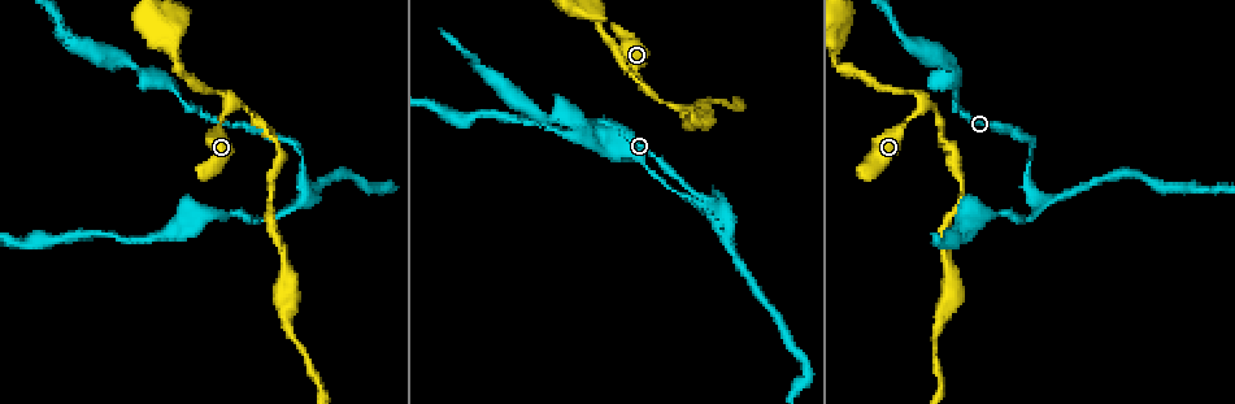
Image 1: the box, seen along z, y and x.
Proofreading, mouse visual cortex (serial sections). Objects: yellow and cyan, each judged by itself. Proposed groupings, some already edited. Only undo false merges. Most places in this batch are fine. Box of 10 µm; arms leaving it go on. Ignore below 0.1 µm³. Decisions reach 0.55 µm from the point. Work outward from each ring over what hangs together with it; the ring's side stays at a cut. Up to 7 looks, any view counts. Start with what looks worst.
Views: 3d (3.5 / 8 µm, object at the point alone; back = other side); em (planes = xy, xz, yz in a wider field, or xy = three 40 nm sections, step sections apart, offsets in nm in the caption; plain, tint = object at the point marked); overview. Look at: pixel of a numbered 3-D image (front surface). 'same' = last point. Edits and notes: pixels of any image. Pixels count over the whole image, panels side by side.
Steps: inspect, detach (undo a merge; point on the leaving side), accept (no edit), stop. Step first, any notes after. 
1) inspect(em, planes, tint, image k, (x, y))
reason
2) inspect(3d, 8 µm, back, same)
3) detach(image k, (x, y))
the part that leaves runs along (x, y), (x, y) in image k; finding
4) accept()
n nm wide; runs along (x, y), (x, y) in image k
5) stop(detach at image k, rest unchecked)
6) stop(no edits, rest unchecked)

inspect(3d, 3.5 µm, back, image 1, (304, 198))
abrupt turn

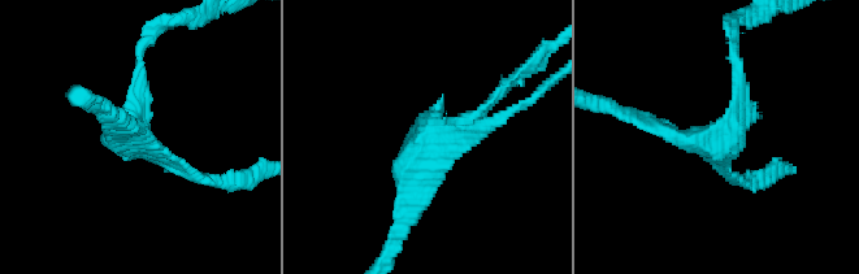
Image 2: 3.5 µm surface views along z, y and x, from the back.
inspect(em, xy, step 3, tint, image 2, (720, 140))
shape alone is not enough

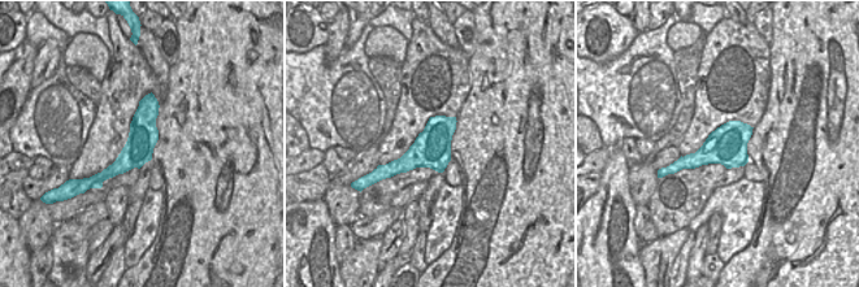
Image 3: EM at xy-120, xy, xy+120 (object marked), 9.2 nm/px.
accept()
runs along (151, 98), (141, 143), (98, 181) in image 3; continuous, no second cell

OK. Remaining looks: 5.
inspect(3d, 3.5 µm, back, image 1, (230, 105))
two arms in line, one across

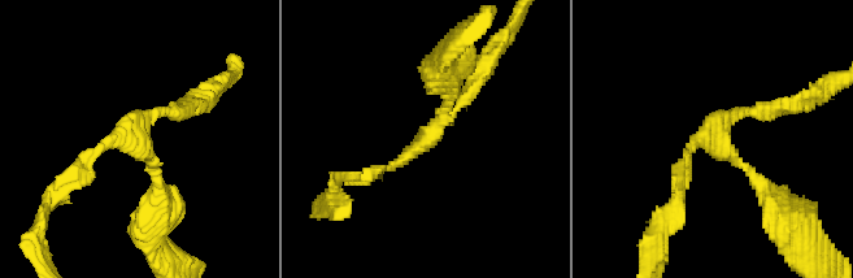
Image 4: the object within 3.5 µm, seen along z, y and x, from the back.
inspect(em, xy, step 5, tint, image 4, (137, 146))
3 arms; arms of 100, 150, 200 nm; shape alone is not enough

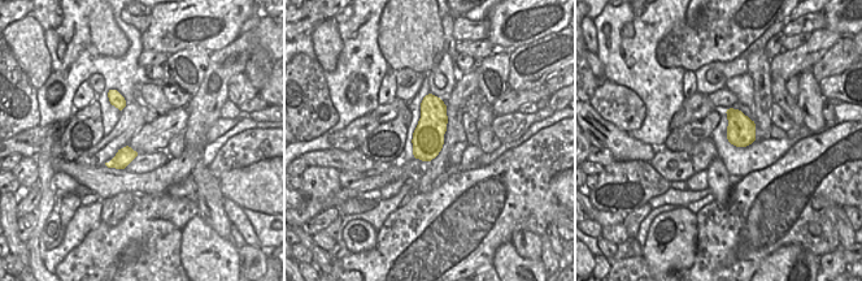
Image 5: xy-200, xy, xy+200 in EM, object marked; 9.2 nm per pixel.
accept()
runs along (775, 207), (719, 143), (736, 112), (769, 112) in image 4; continuous, no second cell

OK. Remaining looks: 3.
inspect(3d, 8 µm, image 1, (213, 216))
calibre changes

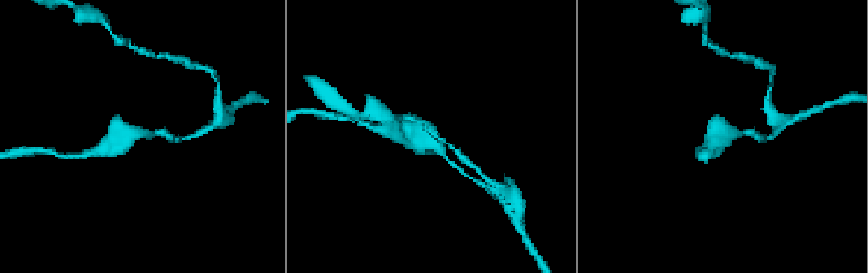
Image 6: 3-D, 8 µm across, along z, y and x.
inspect(3d, 3.5 µm, same)
zoom in

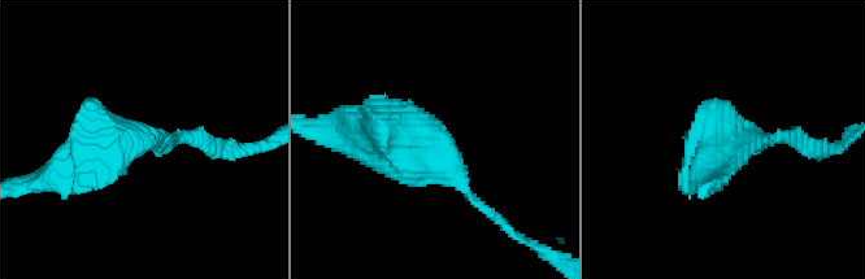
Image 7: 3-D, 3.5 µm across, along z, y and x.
inspect(em, xy, step 2, tint, image 7, (144, 140))
arms of 150, 600 nm

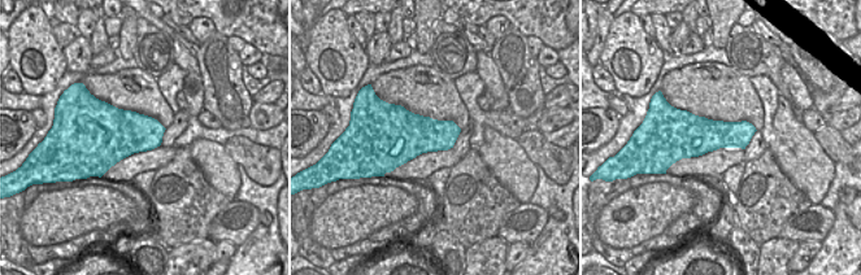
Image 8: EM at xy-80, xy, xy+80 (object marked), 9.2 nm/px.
accept()
runs along (499, 219), (403, 133), (364, 126) in image 7; continuous, no second cell

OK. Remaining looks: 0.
stop(no edits, rest unchecked)

